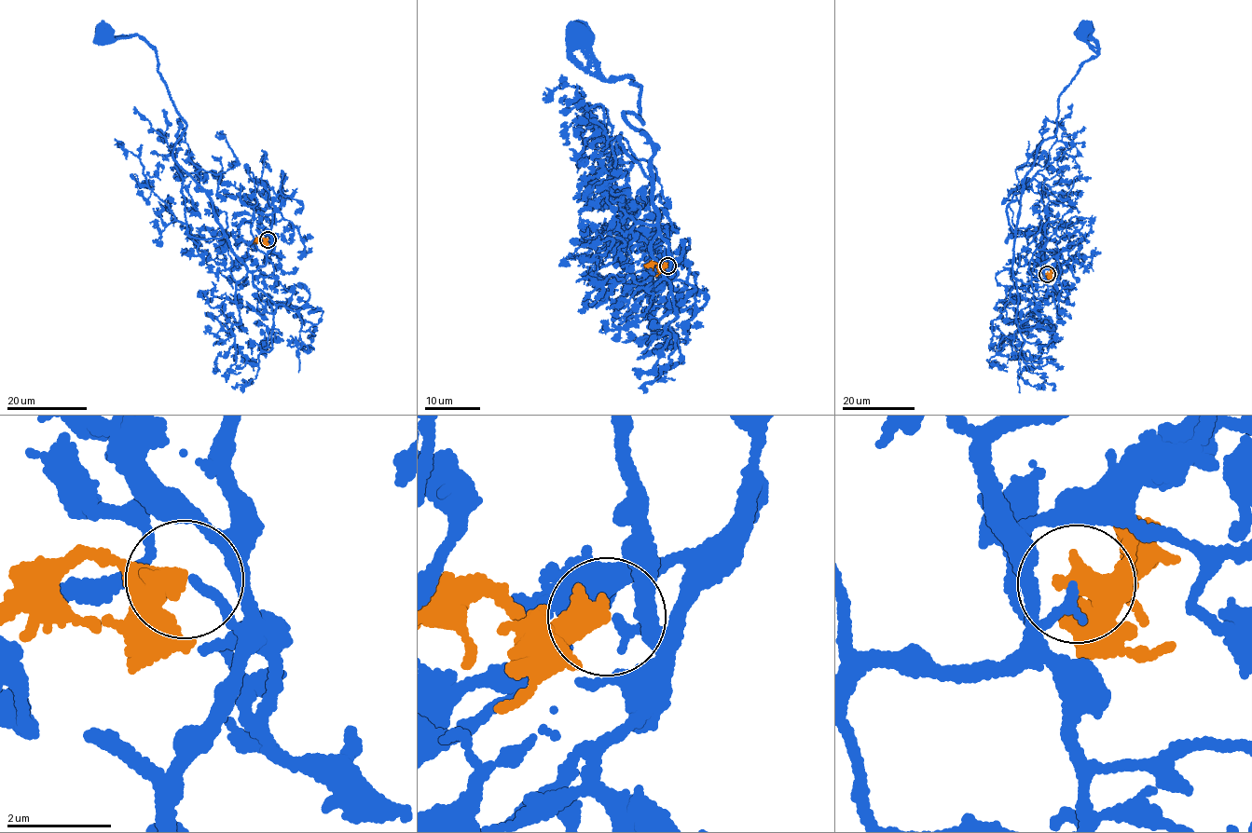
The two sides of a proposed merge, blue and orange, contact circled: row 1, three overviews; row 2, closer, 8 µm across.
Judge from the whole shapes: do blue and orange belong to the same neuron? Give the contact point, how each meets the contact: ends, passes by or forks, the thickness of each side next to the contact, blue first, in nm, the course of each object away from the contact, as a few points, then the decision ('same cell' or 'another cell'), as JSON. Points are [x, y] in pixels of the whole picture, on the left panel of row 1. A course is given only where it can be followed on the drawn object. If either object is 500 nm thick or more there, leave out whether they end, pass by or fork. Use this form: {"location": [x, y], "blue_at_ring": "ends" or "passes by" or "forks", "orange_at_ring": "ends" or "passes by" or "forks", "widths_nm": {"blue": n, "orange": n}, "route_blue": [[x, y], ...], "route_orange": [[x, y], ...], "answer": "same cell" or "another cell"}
{"location": [268, 239], "blue_at_ring": "ends", "orange_at_ring": "ends", "widths_nm": {"blue": 180, "orange": 480}, "route_blue": [[268, 239], [265, 265], [248, 270], [213, 199], [174, 157], [185, 121], [154, 47], [138, 35], [102, 34]], "route_orange": [[268, 238], [262, 238], [254, 243]], "answer": "same cell"}

